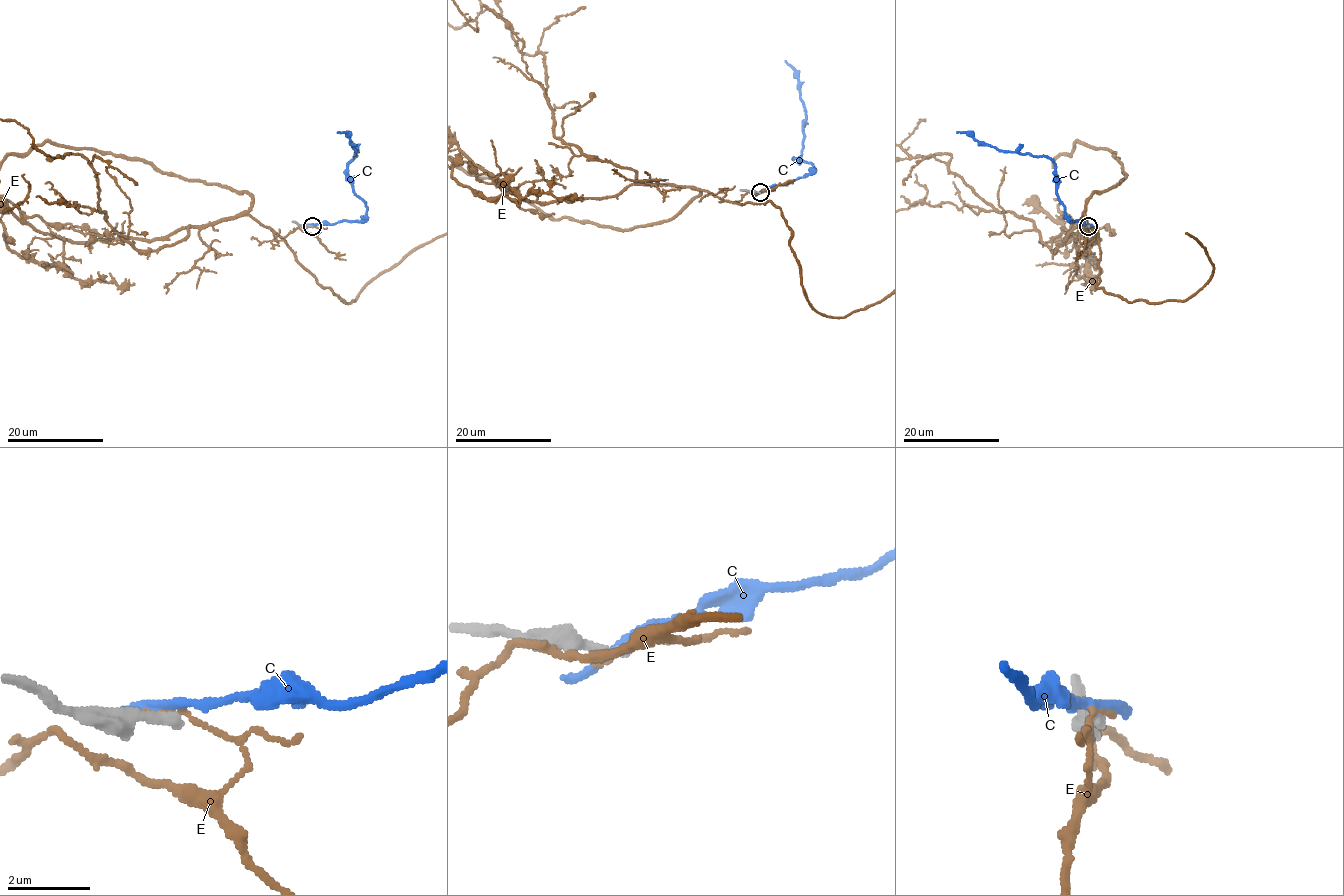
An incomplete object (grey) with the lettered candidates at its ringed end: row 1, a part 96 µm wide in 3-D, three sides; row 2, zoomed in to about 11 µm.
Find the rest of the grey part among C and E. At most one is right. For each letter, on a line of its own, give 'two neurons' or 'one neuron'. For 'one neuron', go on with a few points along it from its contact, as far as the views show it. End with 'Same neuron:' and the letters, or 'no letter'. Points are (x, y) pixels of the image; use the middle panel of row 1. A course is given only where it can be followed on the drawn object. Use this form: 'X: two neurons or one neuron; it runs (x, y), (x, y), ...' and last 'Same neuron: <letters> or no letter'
C: two neurons
E: two neurons
Same neuron: no letter

